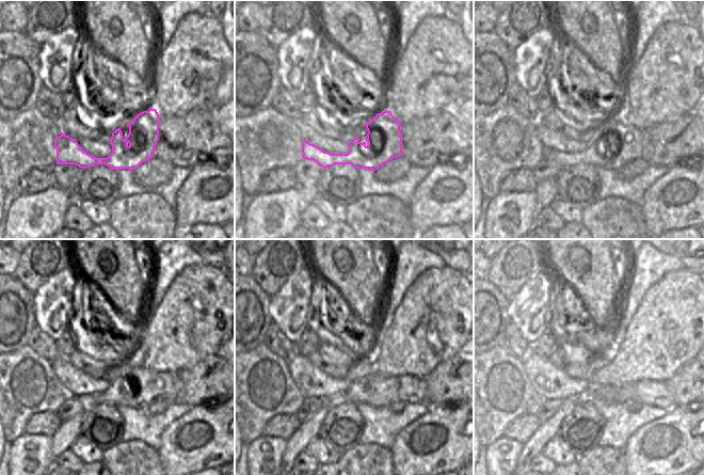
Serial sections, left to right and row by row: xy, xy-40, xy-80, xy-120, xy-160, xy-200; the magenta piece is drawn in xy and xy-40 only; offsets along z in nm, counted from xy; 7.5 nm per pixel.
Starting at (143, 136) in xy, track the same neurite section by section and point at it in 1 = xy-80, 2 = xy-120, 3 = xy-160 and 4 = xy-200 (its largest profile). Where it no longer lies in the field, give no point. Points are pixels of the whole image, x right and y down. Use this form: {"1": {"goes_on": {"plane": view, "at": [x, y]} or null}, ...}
{"1": {"goes_on": {"plane": "xy-80", "at": [624, 143]}}, "2": {"goes_on": {"plane": "xy-120", "at": [145, 385]}}, "3": {"goes_on": {"plane": "xy-160", "at": [382, 391]}}, "4": {"goes_on": {"plane": "xy-200", "at": [645, 392]}}}

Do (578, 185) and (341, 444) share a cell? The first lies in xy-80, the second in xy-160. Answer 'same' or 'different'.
same

